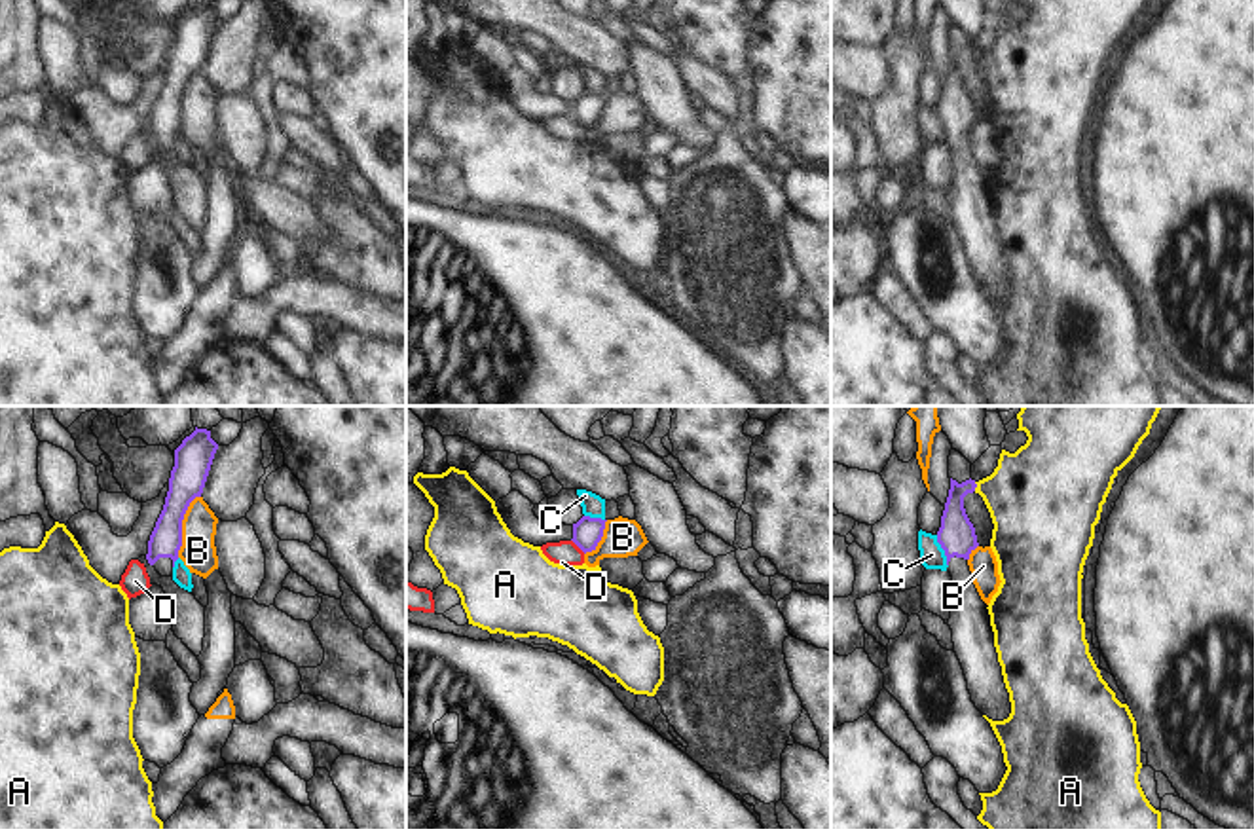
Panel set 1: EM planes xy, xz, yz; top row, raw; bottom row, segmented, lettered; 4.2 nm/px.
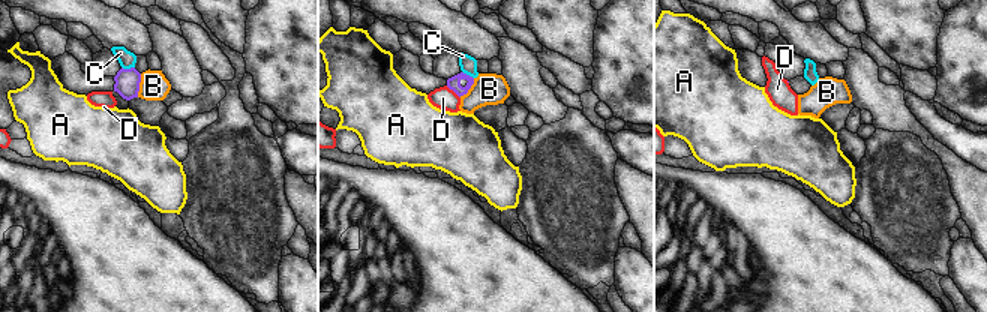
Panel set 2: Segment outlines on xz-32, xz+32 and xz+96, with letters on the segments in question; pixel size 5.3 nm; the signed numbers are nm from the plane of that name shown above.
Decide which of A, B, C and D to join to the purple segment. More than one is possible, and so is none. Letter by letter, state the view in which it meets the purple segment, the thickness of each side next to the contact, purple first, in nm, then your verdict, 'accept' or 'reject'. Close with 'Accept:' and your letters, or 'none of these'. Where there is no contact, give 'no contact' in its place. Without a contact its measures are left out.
A: yz | 160/400 nm | reject
B: xy | 150/150 nm | reject
C: yz | 160/100 nm | reject
D: xz | 120/110 nm | reject
Accept: none of these

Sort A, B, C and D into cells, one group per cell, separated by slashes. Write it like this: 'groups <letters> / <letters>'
groups A / B D / C

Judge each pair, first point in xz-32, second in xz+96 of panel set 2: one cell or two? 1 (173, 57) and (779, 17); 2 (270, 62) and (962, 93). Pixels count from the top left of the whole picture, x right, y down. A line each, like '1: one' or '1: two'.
1: two
2: one

